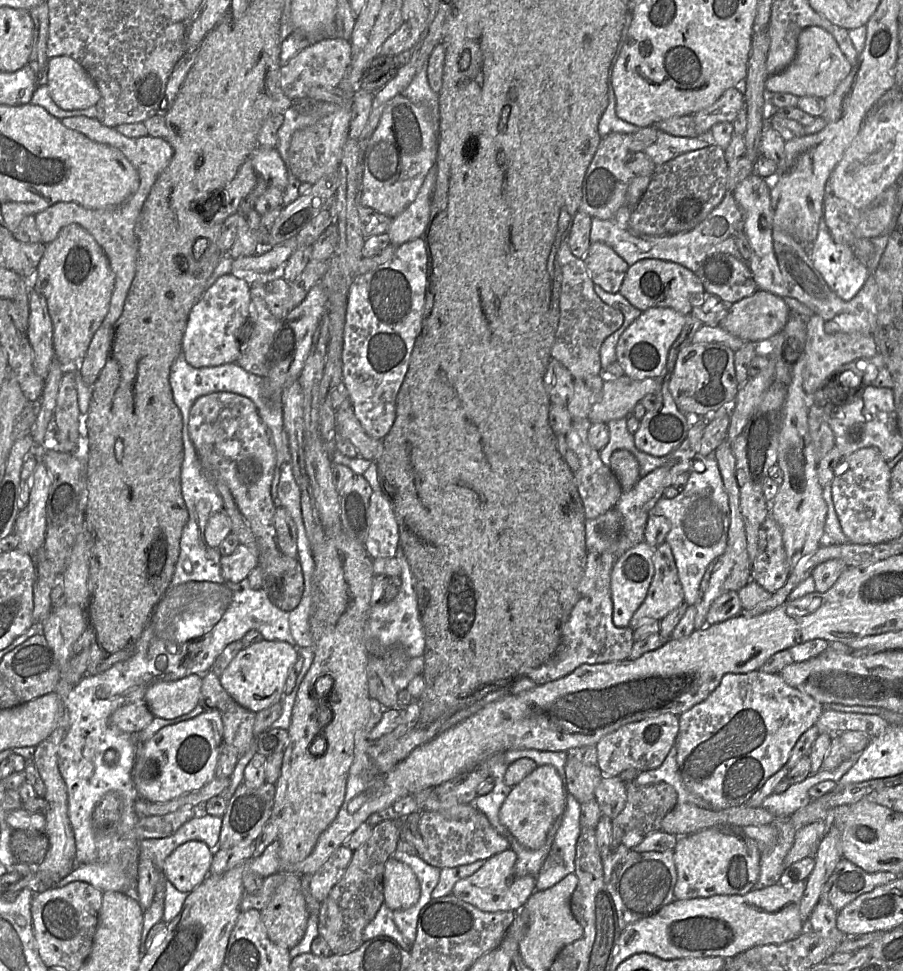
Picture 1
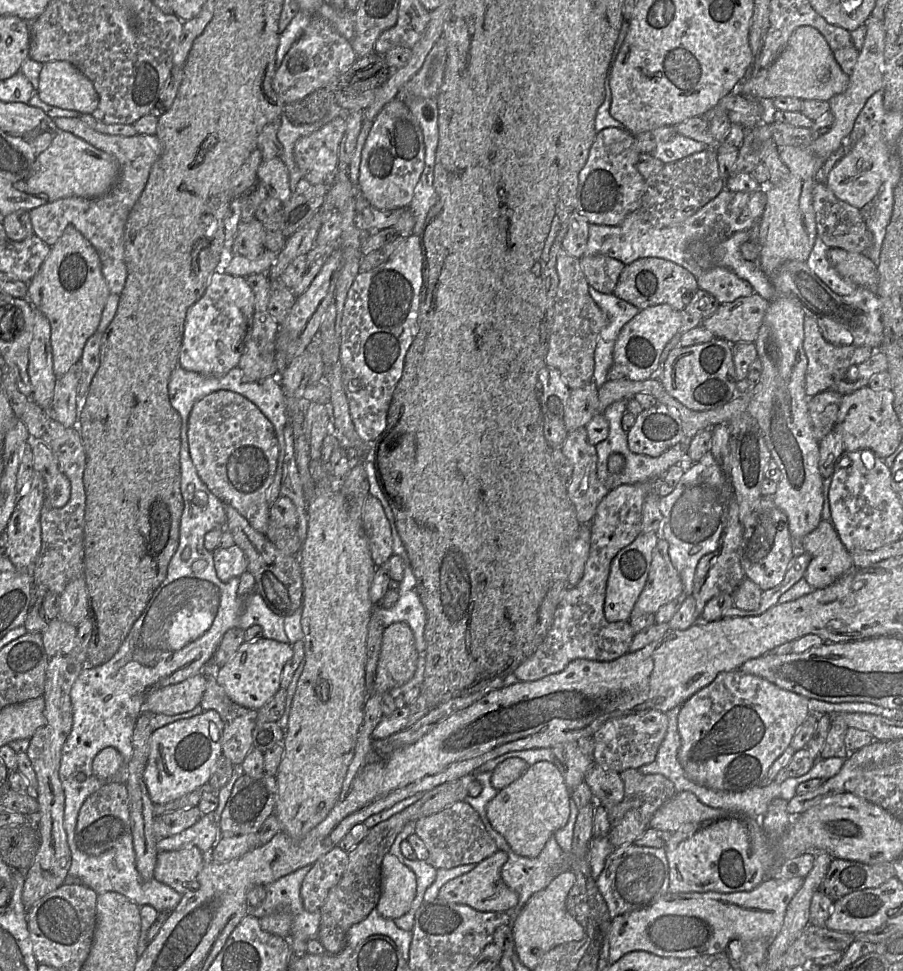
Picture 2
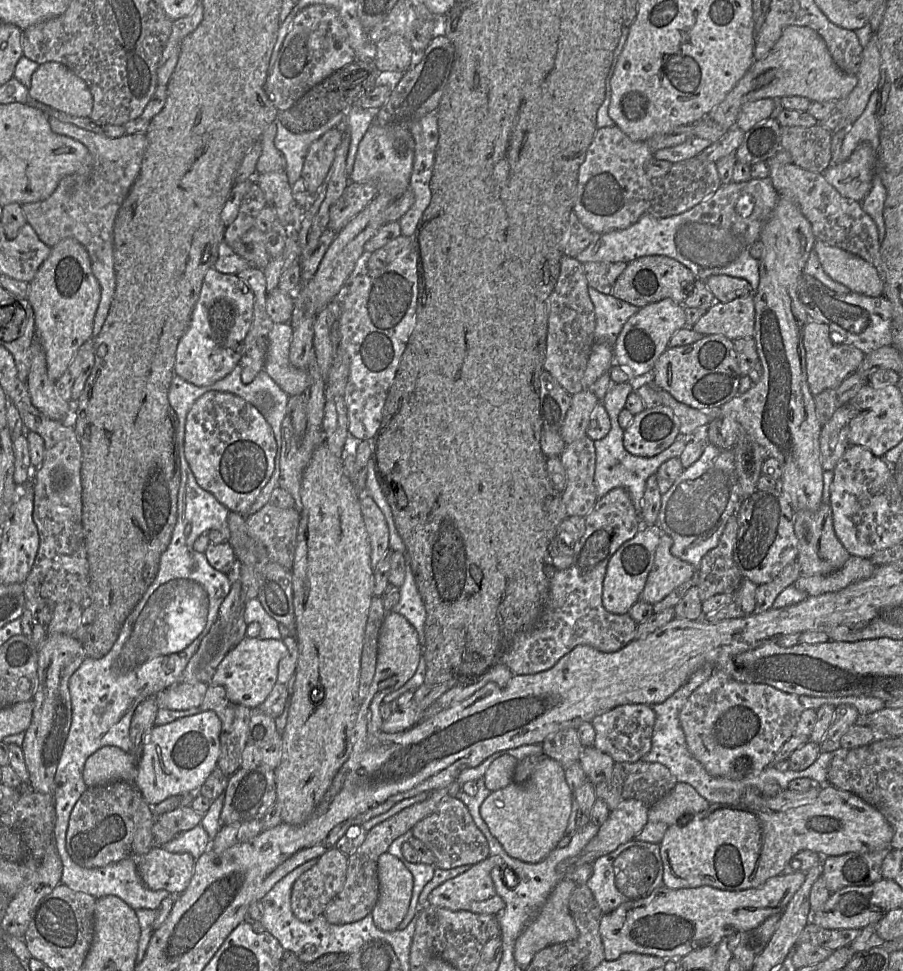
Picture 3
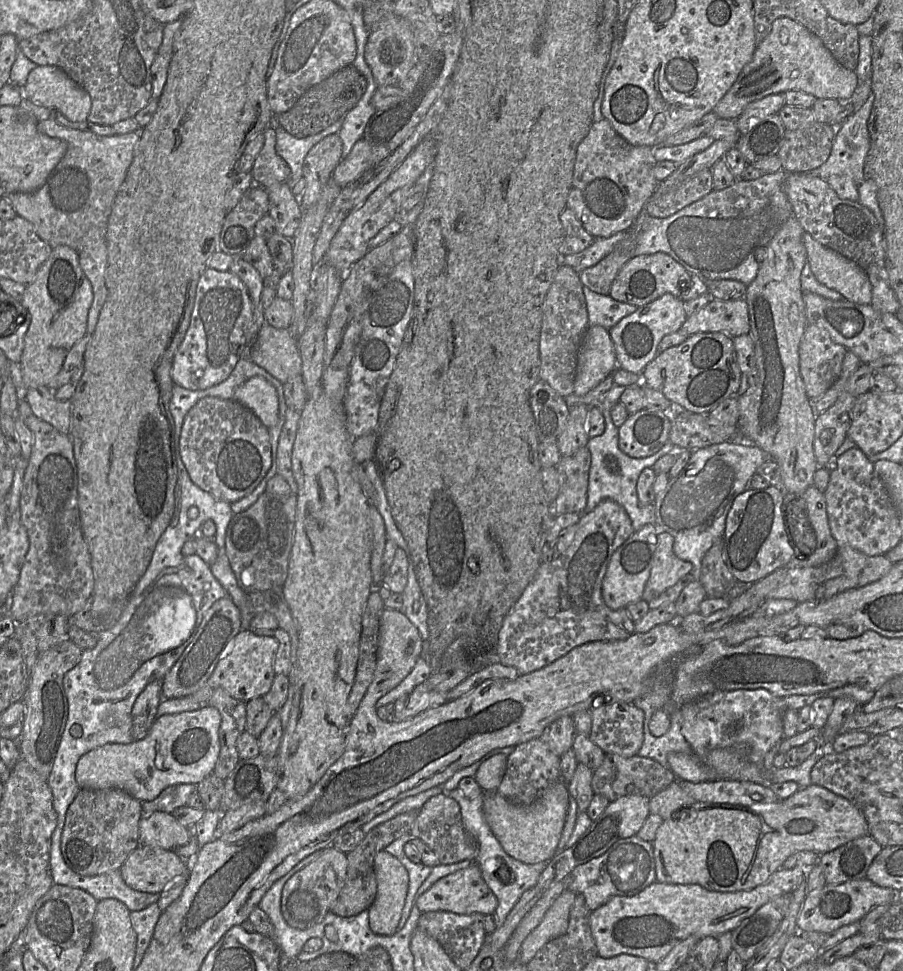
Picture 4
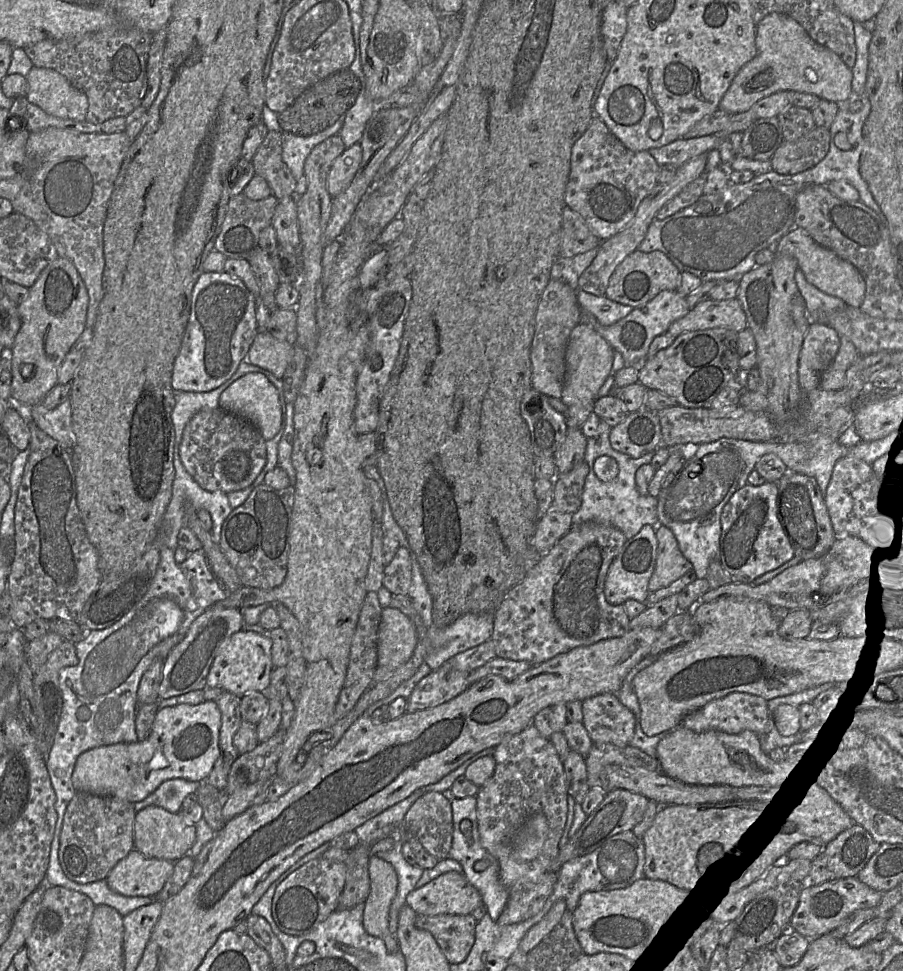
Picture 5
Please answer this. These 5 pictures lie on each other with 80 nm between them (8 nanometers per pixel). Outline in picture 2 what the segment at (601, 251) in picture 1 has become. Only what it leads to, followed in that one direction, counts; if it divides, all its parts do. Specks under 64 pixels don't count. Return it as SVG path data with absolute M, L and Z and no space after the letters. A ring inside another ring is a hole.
M584 255L580 261L590 286L601 293L614 294L625 264L605 255Z

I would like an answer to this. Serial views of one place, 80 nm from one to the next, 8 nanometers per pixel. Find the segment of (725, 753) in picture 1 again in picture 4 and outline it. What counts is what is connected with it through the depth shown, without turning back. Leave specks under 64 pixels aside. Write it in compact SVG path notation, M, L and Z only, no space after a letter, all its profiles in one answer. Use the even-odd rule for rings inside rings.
M763 688L715 691L680 707L681 733L689 743L693 753L699 757L705 756L715 748L747 746L753 755L761 755L764 759L765 754L774 745L786 738L783 731L783 713L786 708L782 697L777 697Z

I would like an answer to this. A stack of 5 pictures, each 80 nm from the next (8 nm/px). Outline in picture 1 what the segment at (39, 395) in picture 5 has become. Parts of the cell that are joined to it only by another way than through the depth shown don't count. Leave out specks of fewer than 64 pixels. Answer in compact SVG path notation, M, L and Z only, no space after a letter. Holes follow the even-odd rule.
M78 224L63 227L58 237L46 245L37 271L30 280L30 289L46 299L53 324L54 358L64 372L78 370L79 362L107 314L114 284L115 276L103 250Z

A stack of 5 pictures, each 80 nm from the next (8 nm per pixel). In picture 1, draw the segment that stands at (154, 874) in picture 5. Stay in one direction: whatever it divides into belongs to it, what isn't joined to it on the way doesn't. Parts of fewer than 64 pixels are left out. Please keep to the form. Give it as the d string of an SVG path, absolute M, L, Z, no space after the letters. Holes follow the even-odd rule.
M188 841L165 860L162 874L177 890L191 893L210 874L213 851L201 841Z

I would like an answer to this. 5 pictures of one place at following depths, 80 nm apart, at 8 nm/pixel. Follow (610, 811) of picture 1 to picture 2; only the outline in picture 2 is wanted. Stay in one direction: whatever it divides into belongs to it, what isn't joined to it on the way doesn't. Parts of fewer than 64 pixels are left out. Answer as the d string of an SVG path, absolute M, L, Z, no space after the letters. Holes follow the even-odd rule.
M594 764L588 770L585 782L597 803L612 807L623 801L624 784L619 773L605 770Z

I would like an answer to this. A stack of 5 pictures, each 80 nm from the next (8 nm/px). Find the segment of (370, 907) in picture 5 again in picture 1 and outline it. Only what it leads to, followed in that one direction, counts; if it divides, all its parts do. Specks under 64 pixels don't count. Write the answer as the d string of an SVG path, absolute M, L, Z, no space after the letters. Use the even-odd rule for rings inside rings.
M393 857L385 863L384 905L391 911L405 910L414 905L420 885L412 869Z

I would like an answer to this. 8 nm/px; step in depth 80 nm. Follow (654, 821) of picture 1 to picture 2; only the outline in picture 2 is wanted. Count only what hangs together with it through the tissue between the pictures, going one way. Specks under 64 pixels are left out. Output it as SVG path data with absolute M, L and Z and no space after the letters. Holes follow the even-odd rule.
M627 769L619 775L624 784L624 798L619 804L606 807L611 827L631 809L638 810L649 826L655 811L676 793L674 784L662 774L643 774L639 769Z

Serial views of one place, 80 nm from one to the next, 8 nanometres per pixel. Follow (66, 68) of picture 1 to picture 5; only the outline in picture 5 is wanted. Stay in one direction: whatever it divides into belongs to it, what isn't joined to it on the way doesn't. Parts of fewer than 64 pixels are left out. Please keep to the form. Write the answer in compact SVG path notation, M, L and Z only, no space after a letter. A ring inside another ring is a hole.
M34 67L27 78L27 100L47 114L73 121L86 121L88 99L62 74L50 68Z

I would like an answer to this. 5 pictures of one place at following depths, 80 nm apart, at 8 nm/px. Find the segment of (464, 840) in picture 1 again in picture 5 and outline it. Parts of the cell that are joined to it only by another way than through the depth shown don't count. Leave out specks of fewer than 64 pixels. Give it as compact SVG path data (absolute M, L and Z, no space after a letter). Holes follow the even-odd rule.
M427 792L409 808L402 822L406 837L413 837L438 860L448 858L453 838L451 803L442 793Z

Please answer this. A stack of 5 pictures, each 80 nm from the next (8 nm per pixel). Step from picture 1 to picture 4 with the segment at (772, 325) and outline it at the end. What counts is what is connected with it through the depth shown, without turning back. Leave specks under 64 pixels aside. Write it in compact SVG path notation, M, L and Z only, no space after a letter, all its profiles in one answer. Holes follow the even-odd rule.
M745 298L712 299L697 313L687 317L679 331L686 335L699 332L724 332L731 337L749 334L748 304Z

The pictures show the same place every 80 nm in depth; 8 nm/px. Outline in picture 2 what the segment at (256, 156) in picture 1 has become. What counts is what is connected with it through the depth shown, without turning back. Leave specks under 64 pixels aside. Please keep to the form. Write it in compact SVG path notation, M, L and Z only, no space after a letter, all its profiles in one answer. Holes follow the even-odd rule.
M281 158L262 161L257 170L257 180L265 186L269 197L278 199L283 205L293 195L289 172Z

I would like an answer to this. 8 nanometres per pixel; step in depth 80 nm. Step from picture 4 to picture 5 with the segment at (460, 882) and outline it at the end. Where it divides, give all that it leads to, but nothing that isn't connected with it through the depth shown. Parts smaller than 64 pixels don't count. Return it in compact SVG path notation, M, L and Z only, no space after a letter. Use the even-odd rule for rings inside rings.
M453 871L439 875L421 888L413 889L406 897L406 905L418 916L469 915L483 906L483 902L480 892L468 882L465 875Z

